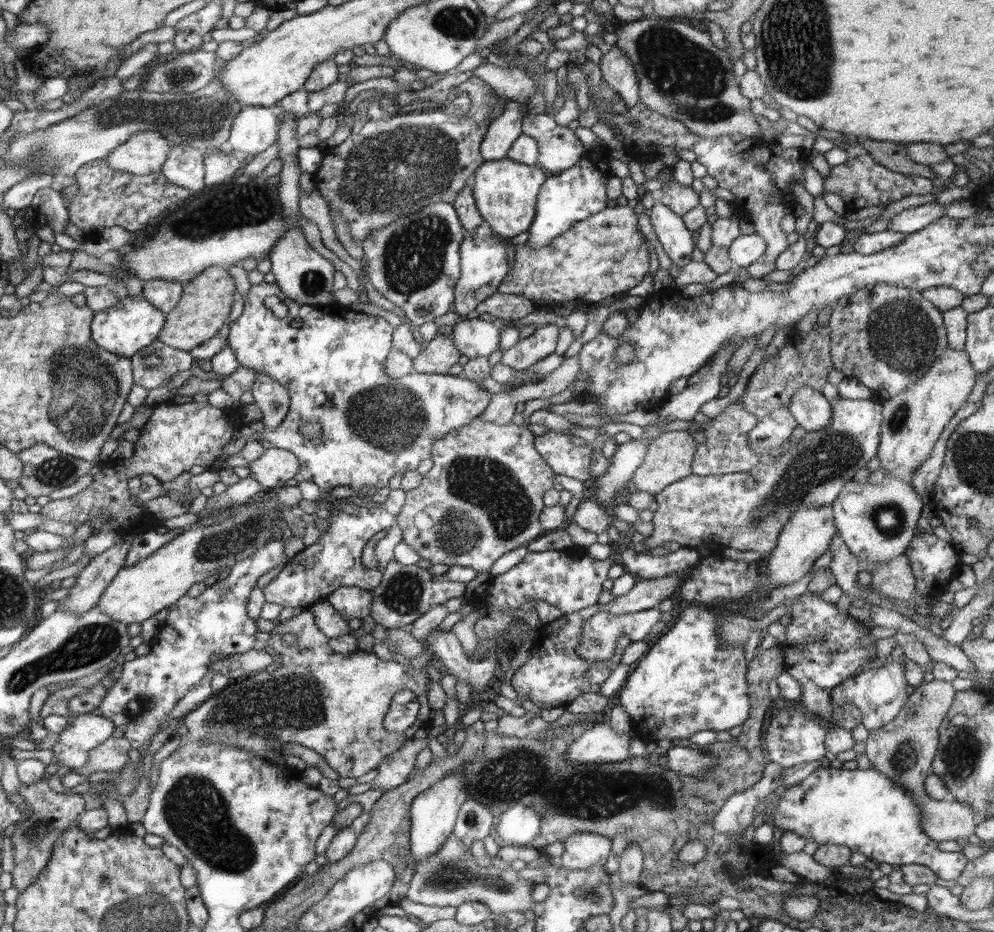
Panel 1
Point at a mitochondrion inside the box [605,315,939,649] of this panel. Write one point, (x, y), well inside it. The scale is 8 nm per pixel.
(834, 454)

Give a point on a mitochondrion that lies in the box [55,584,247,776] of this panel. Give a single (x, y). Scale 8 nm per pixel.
(136, 712)

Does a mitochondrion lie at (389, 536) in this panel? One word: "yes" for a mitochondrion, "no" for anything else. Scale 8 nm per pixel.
no

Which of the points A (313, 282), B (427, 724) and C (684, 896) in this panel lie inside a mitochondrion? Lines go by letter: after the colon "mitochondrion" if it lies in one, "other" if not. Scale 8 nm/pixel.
A: mitochondrion
B: other
C: other

